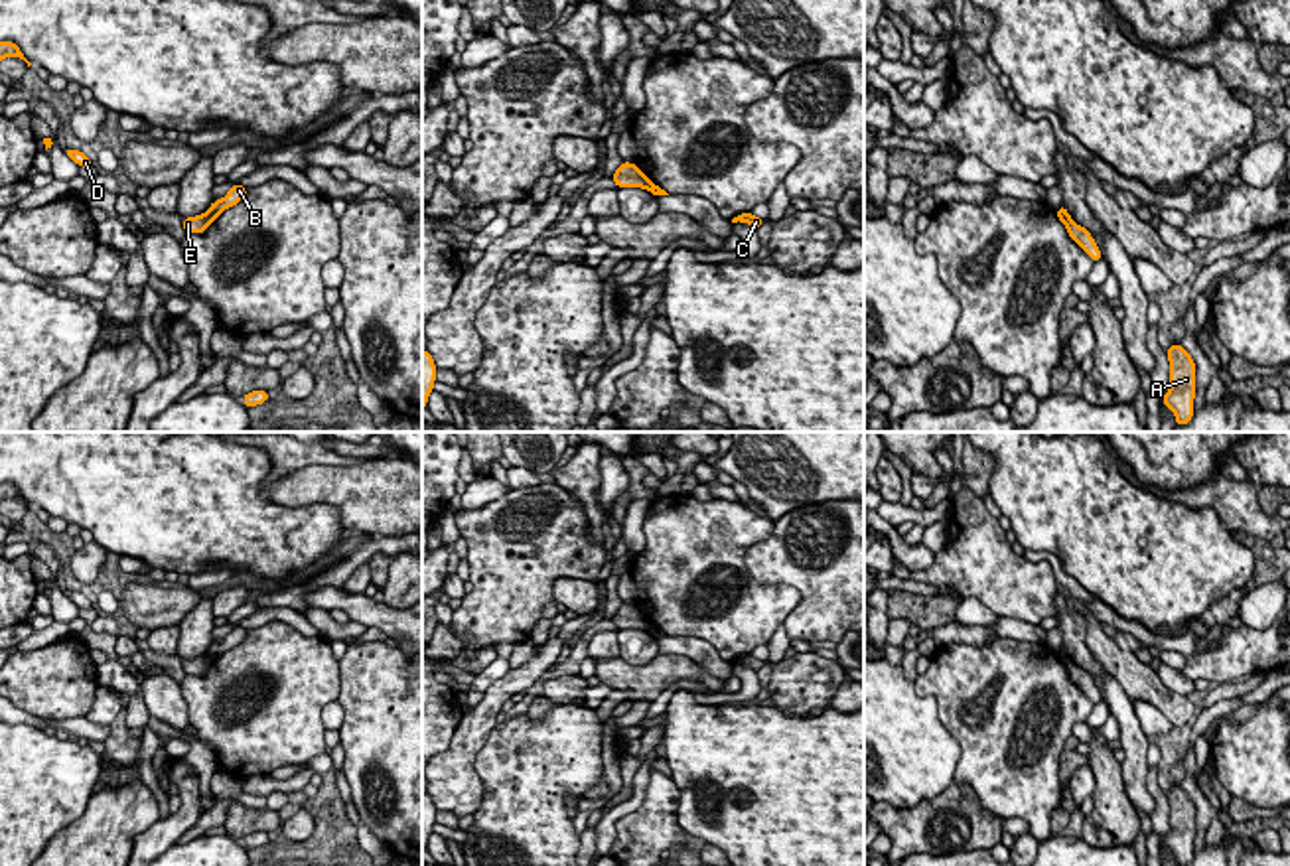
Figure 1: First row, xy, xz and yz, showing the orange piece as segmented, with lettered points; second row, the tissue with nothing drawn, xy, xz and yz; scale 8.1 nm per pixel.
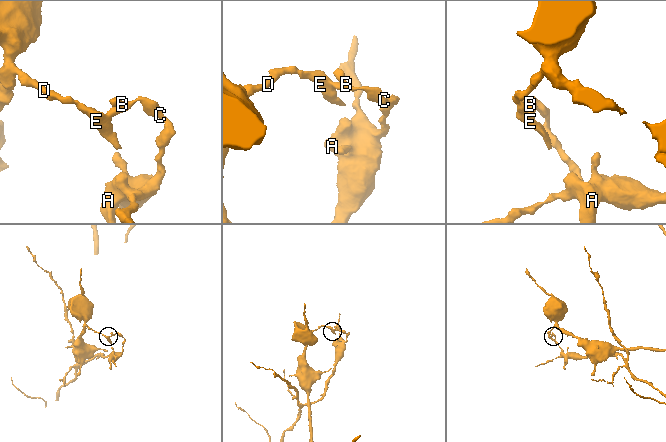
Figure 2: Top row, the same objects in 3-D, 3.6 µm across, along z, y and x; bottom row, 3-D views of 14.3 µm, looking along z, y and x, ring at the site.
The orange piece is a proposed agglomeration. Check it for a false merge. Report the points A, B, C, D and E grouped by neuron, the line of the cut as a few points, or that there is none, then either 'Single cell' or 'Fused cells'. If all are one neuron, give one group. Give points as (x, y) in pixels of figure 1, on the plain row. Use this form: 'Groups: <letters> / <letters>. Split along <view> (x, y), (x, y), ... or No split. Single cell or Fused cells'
Groups: A B C / D E. Split along xy (210, 651), (217, 655). Fused cells

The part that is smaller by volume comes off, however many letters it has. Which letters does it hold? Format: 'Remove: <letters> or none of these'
Remove: A, B, C

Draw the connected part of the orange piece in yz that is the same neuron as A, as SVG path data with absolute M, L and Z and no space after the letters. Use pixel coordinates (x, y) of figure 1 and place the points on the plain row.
M1174 785L1168 793L1170 832L1162 838L1162 846L1176 856L1176 866L1187 866L1193 860L1195 840L1195 805L1191 797Z

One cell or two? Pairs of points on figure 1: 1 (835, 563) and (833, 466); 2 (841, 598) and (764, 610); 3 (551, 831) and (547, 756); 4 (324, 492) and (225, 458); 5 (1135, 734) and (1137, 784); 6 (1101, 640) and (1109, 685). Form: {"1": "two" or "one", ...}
{"1": "two", "2": "two", "3": "one", "4": "two", "5": "one", "6": "two"}

